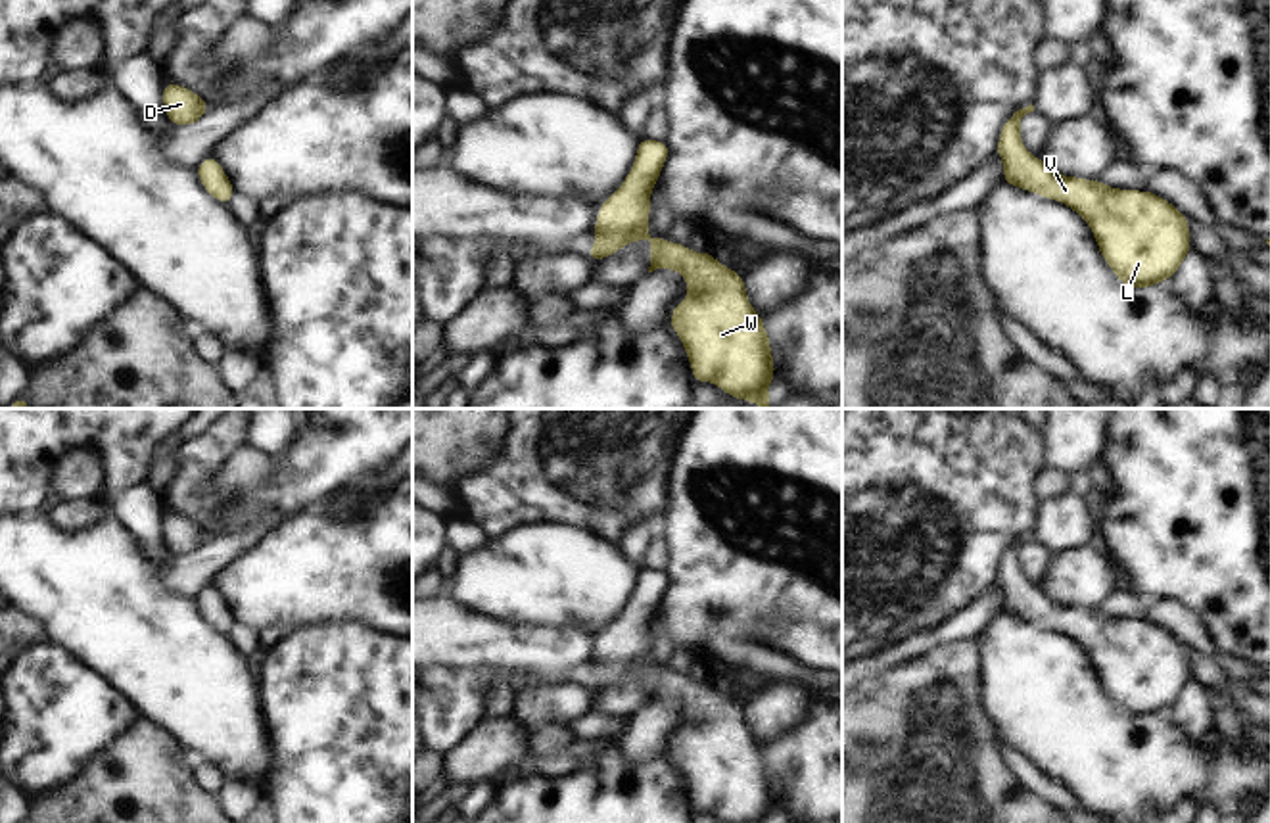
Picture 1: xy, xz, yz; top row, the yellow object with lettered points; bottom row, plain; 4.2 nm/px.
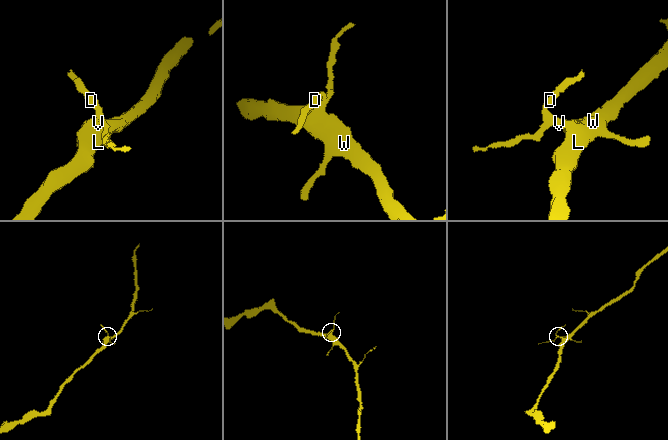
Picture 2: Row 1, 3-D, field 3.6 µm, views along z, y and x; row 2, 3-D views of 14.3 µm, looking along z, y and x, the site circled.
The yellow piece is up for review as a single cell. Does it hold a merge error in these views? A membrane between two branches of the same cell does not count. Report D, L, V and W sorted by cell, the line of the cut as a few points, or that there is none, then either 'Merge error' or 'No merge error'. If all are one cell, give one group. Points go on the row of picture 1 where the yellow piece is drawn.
Groups: D L V W. No split. No merge error

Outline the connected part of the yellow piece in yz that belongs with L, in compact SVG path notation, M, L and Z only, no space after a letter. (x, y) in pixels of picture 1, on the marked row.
M1034 106L1015 111L1000 129L996 153L1009 186L1065 203L1092 228L1103 261L1120 284L1136 290L1170 280L1191 251L1189 219L1149 190L1111 188L1103 180L1065 176L1034 157L1021 138L1021 119Z

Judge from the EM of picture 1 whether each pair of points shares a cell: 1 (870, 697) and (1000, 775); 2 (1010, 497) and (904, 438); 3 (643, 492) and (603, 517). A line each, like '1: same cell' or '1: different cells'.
1: same cell
2: same cell
3: same cell

